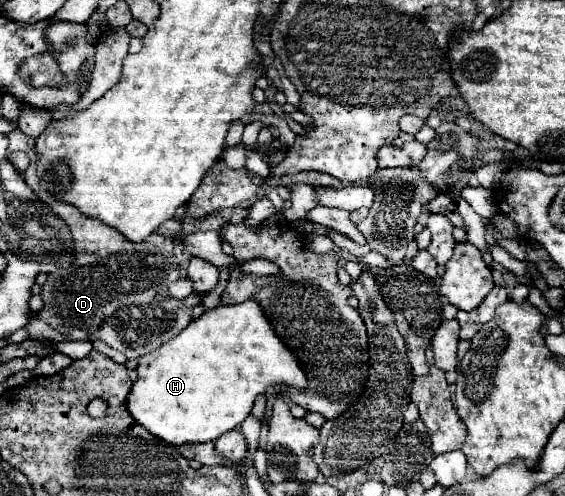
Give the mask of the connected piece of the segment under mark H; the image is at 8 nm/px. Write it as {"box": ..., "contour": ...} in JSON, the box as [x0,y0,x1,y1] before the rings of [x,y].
{"box":[126,301,308,445],"contour":[[[244,301],[240,305],[216,307],[194,319],[180,335],[160,345],[160,349],[144,355],[136,367],[136,381],[128,393],[126,409],[134,421],[154,437],[168,445],[186,443],[208,443],[224,435],[226,431],[238,429],[240,423],[250,415],[254,399],[266,391],[268,385],[294,385],[304,387],[308,381],[300,369],[292,351],[278,339],[270,321],[264,317],[256,301]]]}

